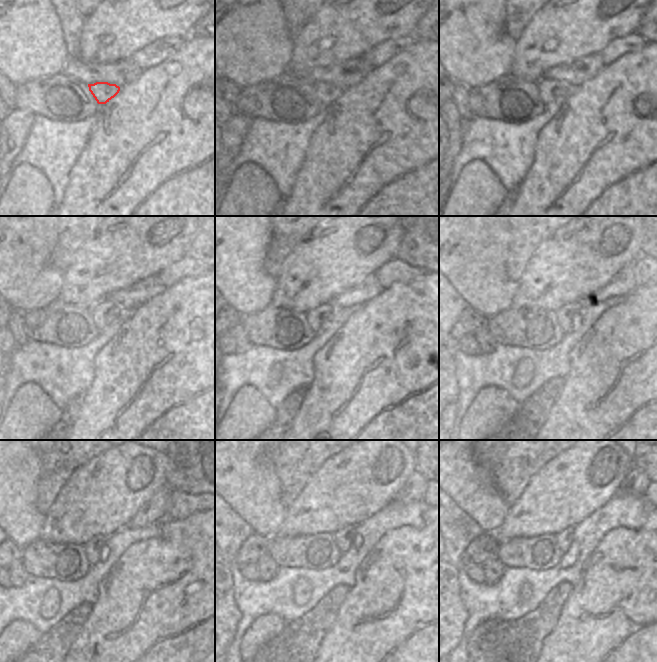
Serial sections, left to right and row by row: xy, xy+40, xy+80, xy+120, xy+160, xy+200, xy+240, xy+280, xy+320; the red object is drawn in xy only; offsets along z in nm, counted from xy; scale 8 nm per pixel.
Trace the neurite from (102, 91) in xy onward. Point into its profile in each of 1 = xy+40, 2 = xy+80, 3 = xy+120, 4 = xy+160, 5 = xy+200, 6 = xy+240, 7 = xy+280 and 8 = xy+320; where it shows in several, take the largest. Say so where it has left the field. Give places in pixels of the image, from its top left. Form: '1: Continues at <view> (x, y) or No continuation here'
1: Continues at xy+40 (326, 92)
2: Continues at xy+80 (549, 90)
3: Continues at xy+120 (104, 312)
4: Continues at xy+160 (327, 311)
5: Continues at xy+200 (565, 313)
6: Continues at xy+240 (119, 536)
7: Continues at xy+280 (343, 538)
8: Continues at xy+320 (564, 538)

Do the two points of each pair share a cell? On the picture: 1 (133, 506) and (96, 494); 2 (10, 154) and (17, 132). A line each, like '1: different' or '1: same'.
1: same
2: same

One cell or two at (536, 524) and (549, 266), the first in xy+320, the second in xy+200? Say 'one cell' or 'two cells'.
one cell

